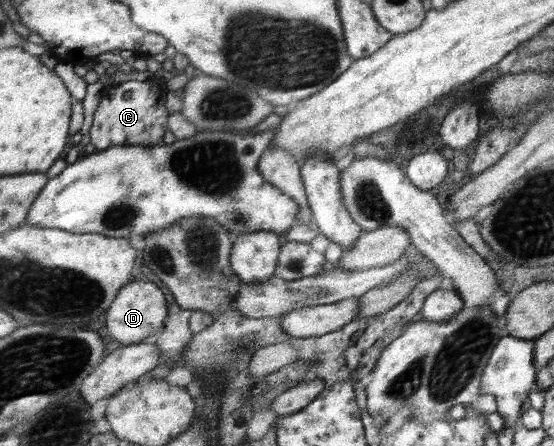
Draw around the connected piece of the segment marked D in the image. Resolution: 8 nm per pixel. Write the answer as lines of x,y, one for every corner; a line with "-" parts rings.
136,279
119,294
109,309
107,327
114,339
124,345
137,344
148,340
166,325
168,319
168,301
166,293
150,280

